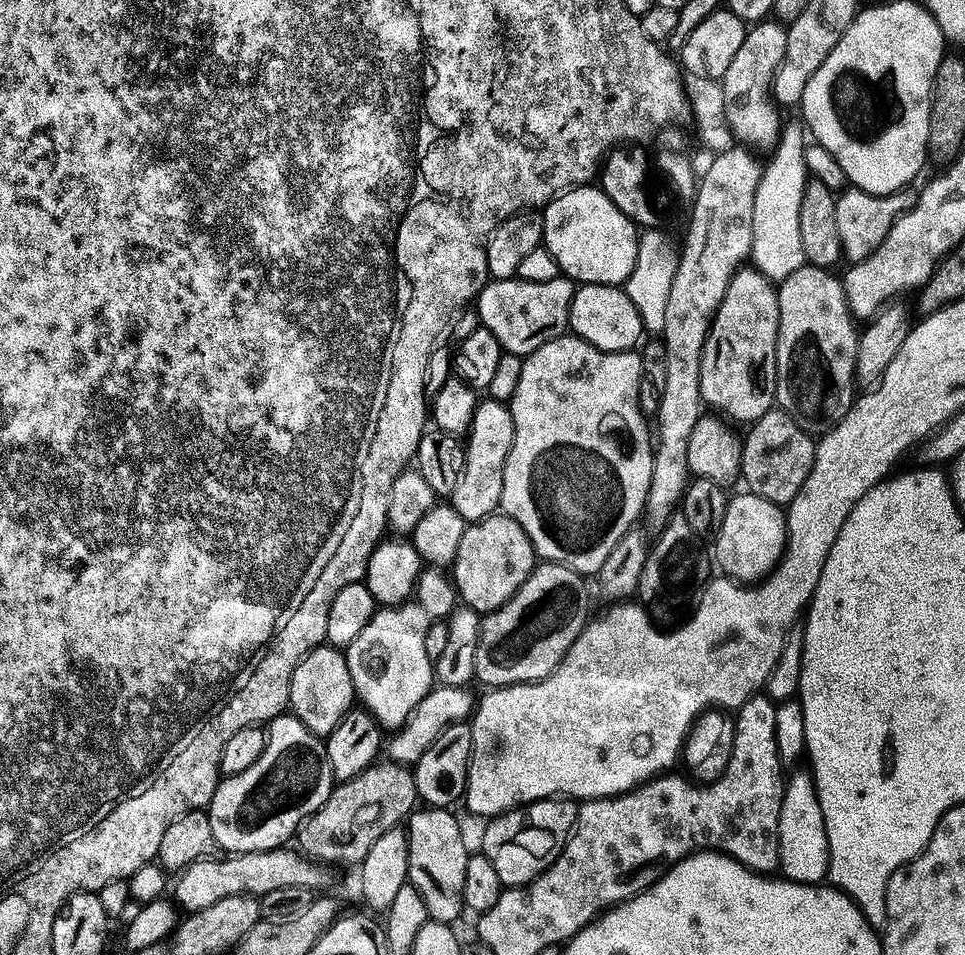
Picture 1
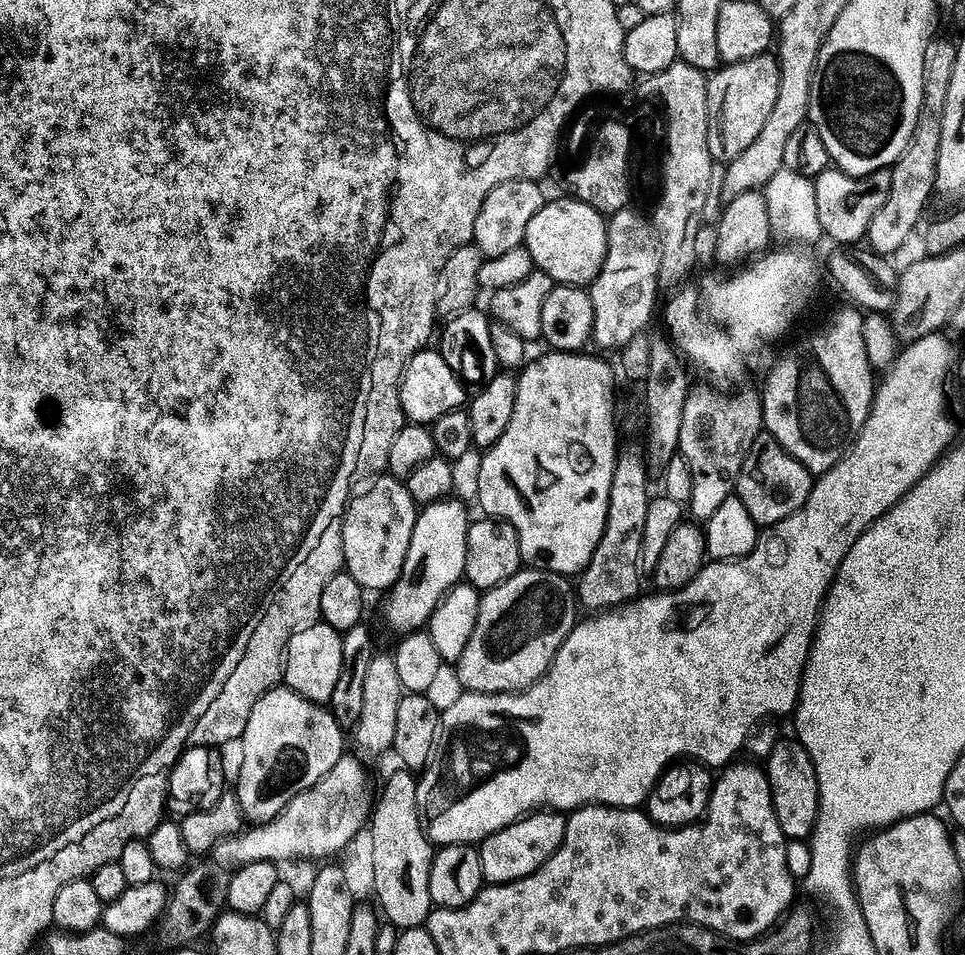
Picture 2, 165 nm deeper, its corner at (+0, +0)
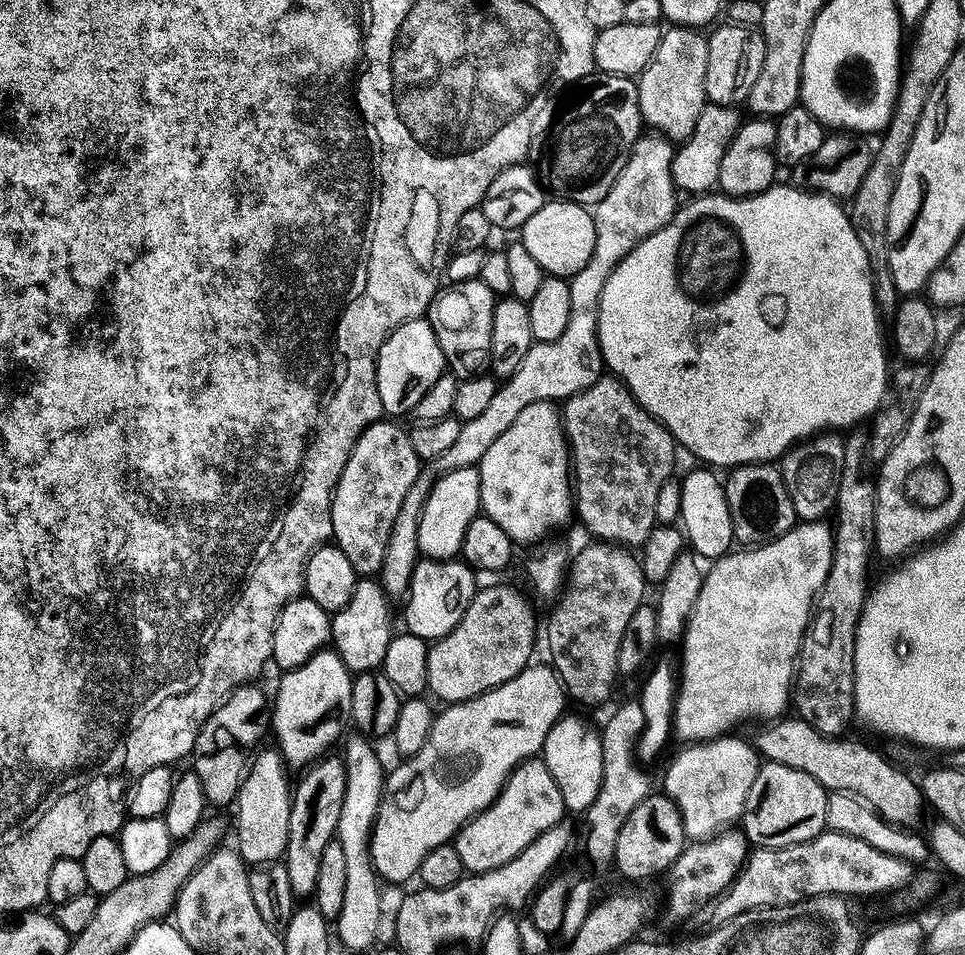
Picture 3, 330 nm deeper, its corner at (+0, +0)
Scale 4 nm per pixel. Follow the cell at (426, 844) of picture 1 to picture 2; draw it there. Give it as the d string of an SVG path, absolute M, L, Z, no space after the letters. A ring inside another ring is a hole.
M397 768L386 782L378 806L373 809L370 818L370 829L374 834L374 894L379 898L380 904L387 916L385 918L394 928L425 927L429 914L434 911L431 894L429 892L430 874L433 860L436 857L436 846L429 839L425 830L423 817L418 806L417 786L418 780L413 771Z

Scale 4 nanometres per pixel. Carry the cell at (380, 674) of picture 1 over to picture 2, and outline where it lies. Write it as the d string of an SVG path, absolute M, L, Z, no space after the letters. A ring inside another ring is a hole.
M456 499L429 504L417 515L404 572L400 575L400 581L390 589L388 605L384 608L389 626L399 634L421 631L451 588L465 579L470 518L463 502Z

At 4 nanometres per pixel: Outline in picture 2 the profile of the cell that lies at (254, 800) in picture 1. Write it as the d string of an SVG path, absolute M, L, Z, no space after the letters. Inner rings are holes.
M286 686L260 699L243 733L248 735L248 752L252 756L240 756L236 797L245 819L256 826L279 817L298 794L313 789L346 755L345 729L331 711L303 700ZM268 744L272 744L272 756L256 756L256 752L268 752Z

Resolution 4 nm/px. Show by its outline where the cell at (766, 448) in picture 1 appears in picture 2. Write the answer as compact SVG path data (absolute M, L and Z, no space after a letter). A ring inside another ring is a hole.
M761 434L750 446L746 458L742 462L742 474L738 474L735 495L746 506L750 518L754 518L757 529L772 528L778 522L790 518L810 498L814 477L812 473L802 466L778 442L774 437Z

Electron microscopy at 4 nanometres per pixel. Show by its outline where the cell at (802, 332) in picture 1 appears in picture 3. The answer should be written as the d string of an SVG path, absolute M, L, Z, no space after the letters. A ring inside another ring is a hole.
M821 434L807 442L801 442L784 457L784 481L794 502L797 521L819 524L835 513L845 466L846 440L840 434Z

